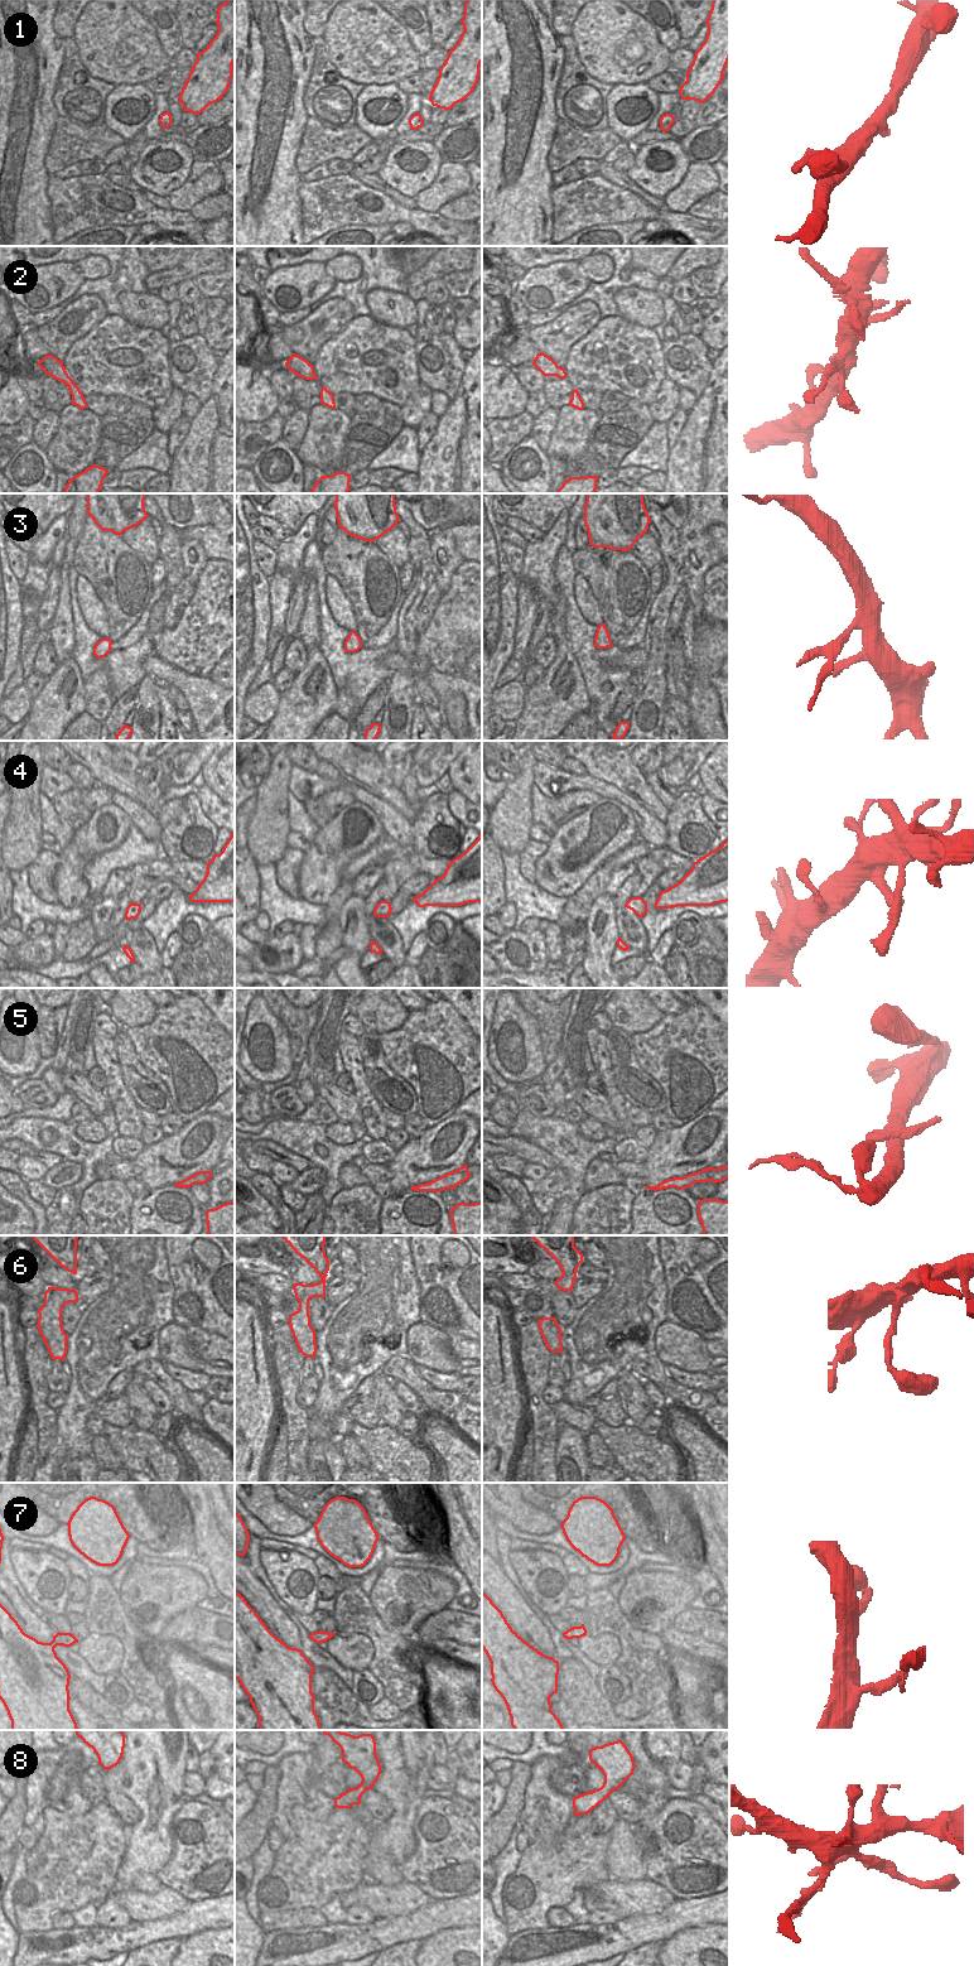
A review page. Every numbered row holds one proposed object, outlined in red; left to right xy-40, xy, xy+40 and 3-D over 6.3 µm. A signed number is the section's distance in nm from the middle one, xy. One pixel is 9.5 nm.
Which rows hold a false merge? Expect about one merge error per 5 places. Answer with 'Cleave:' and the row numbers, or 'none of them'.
Cleave: 3

